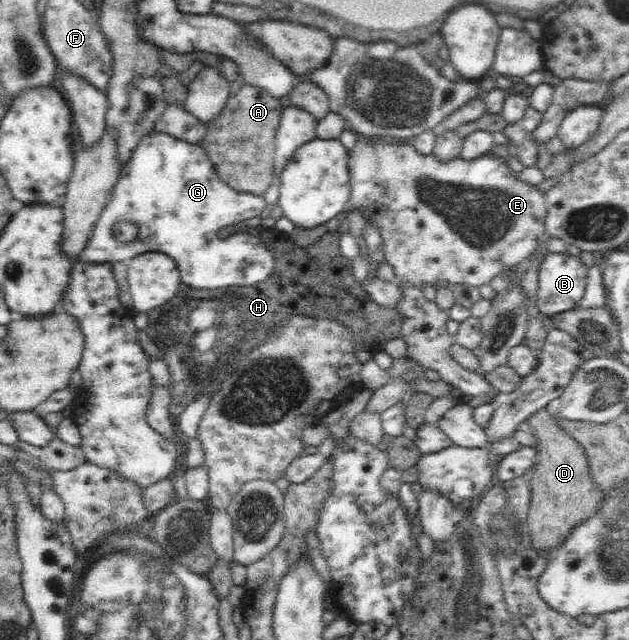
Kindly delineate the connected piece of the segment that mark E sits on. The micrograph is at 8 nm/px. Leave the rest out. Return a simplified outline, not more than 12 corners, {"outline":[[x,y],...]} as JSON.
{"outline":[[359,136],[350,201],[394,280],[480,287],[546,237],[489,151]]}

